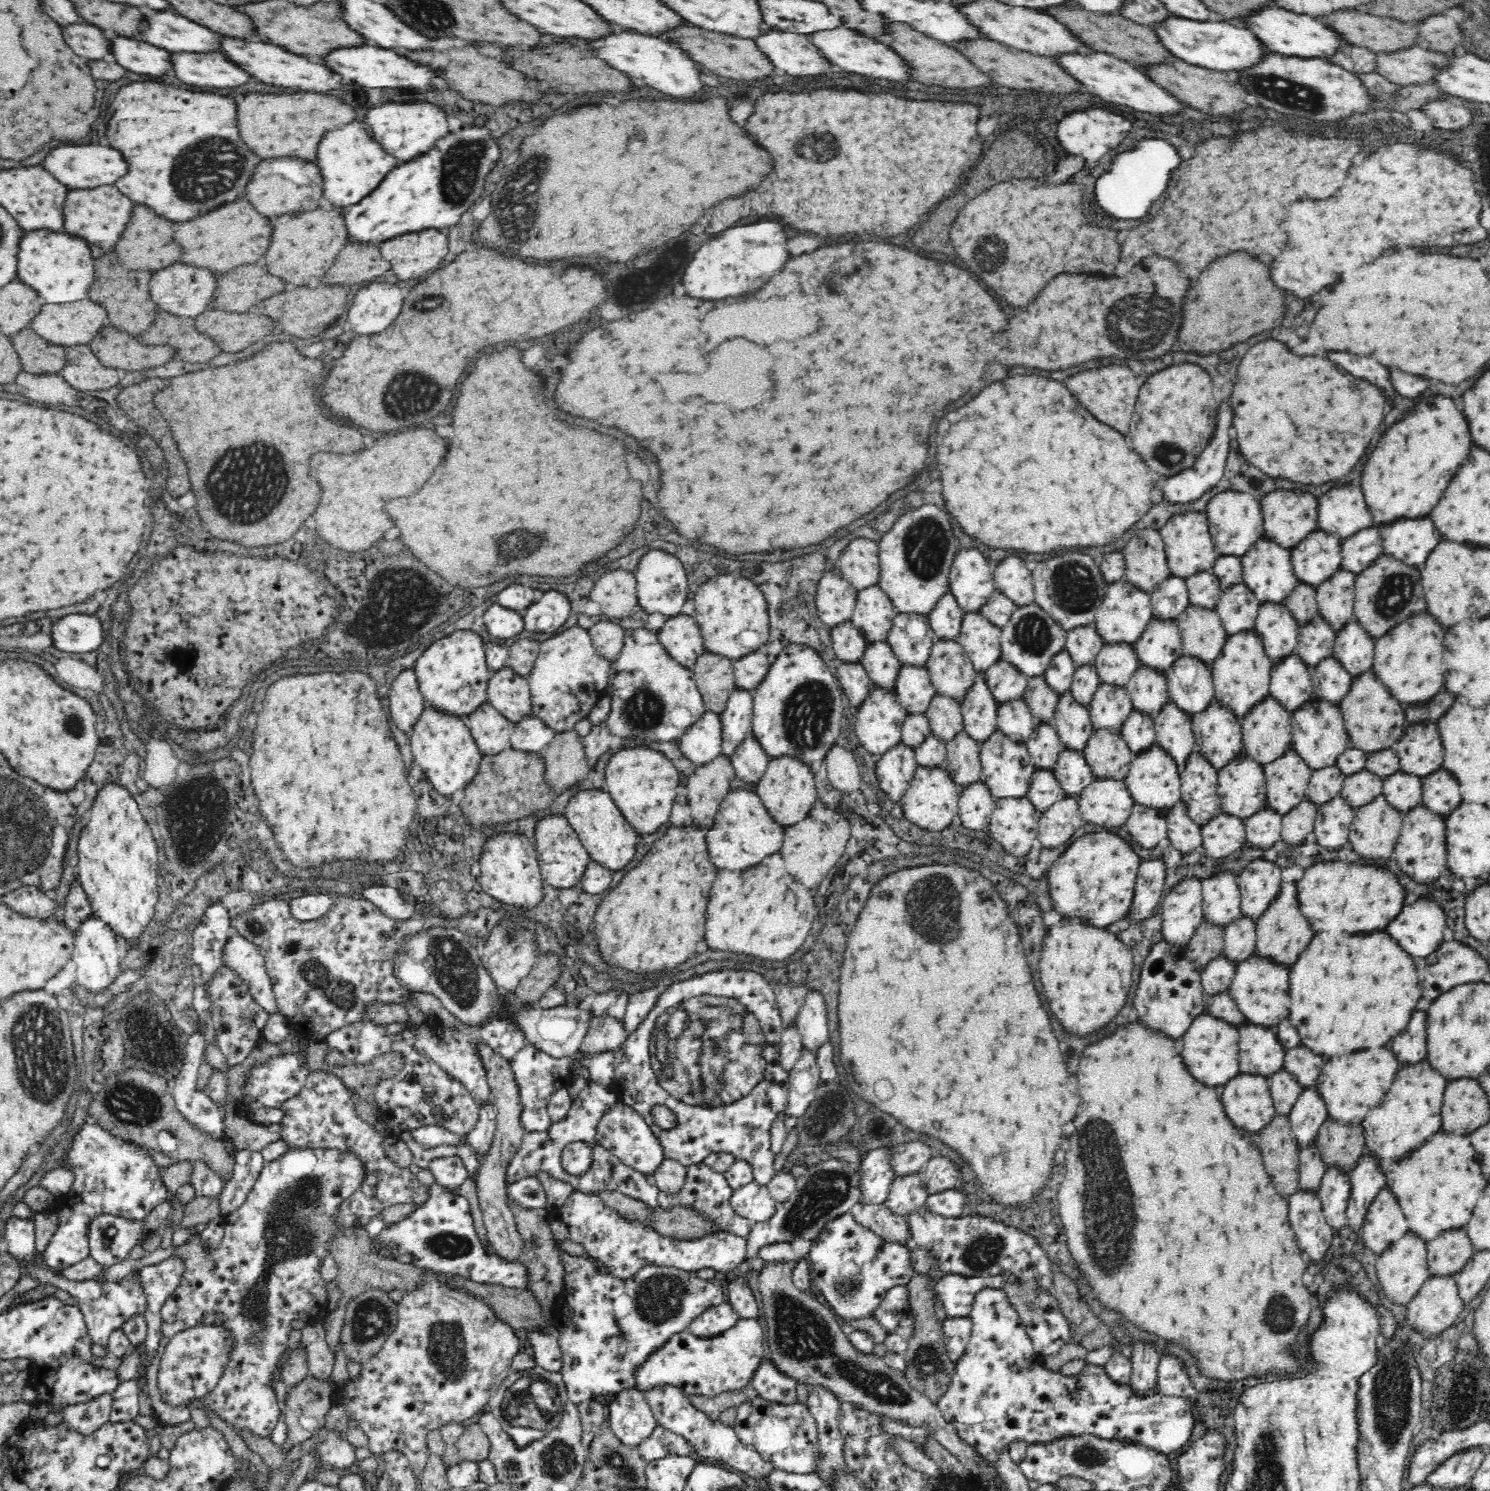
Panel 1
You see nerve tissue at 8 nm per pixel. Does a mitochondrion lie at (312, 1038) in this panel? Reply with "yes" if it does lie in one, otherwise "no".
no

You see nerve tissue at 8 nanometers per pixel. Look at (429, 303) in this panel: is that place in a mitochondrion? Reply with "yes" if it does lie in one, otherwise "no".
yes

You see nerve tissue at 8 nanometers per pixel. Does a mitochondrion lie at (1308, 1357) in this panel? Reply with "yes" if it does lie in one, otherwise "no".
no

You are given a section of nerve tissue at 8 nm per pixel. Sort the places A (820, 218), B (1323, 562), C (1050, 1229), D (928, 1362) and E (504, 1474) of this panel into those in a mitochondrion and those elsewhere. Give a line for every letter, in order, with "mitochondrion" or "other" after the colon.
A: other
B: other
C: other
D: mitochondrion
E: other

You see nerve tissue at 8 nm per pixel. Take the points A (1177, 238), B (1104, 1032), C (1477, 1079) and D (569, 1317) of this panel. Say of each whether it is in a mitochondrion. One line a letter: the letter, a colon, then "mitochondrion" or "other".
A: other
B: other
C: other
D: other

